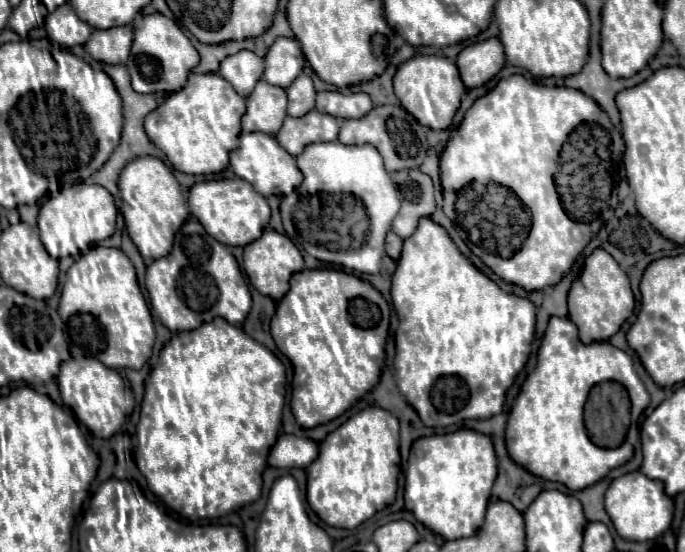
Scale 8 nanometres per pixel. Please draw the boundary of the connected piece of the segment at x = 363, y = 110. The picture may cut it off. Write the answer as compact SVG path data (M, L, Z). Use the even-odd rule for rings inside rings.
M319 92L317 110L331 114L335 118L361 118L373 108L373 102L367 94L341 94L341 92Z

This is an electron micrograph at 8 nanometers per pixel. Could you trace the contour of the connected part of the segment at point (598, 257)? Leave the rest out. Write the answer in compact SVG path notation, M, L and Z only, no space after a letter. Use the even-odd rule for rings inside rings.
M597 248L583 266L581 276L573 282L569 290L569 320L579 328L579 338L583 344L605 342L619 332L621 324L633 314L635 298L627 274L619 268L609 252Z

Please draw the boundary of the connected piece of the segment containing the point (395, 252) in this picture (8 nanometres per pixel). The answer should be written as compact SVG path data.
M389 232L389 234L387 234L387 240L385 240L387 256L393 258L393 260L399 260L399 256L401 256L401 248L403 248L403 240L401 240L395 232Z

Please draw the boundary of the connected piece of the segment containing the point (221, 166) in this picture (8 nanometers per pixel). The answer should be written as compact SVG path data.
M191 74L187 86L167 96L149 116L143 128L149 140L167 156L171 166L185 174L217 174L229 166L229 154L239 146L245 98L219 74Z

